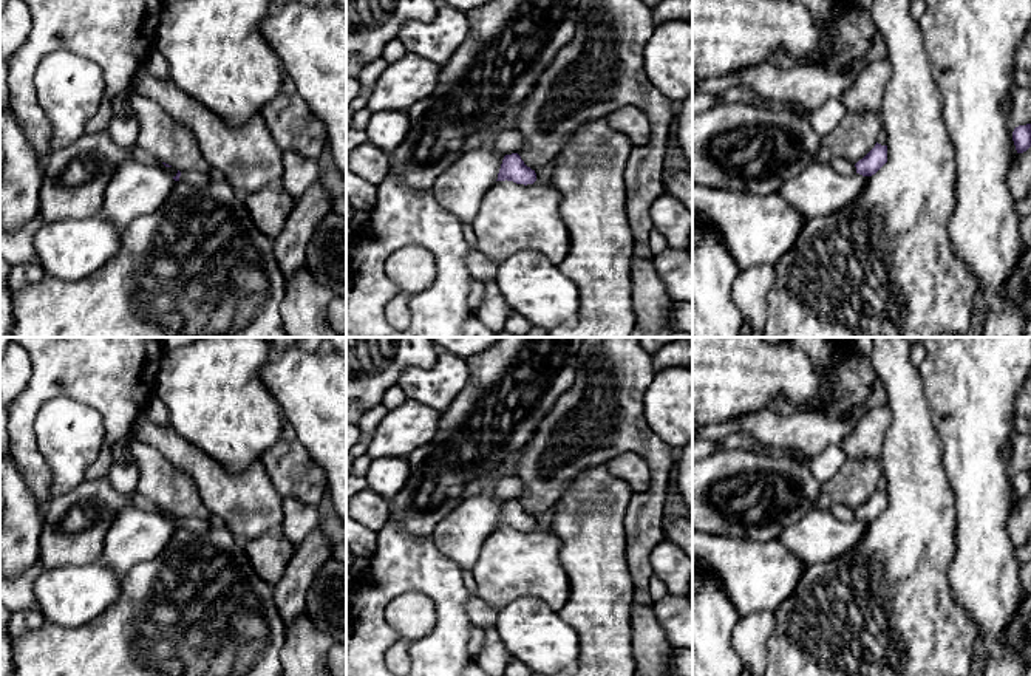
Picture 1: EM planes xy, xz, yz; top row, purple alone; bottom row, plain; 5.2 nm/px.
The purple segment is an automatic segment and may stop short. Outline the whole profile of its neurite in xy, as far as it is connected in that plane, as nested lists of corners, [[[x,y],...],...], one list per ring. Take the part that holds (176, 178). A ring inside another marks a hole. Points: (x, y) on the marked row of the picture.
[[[179,172],[173,176],[175,181],[185,181],[192,186],[202,187],[209,179],[209,173],[204,172]]]

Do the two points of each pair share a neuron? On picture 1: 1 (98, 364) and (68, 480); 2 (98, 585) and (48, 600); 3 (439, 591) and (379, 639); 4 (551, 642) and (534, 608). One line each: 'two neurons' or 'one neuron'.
1: two neurons
2: one neuron
3: one neuron
4: one neuron

